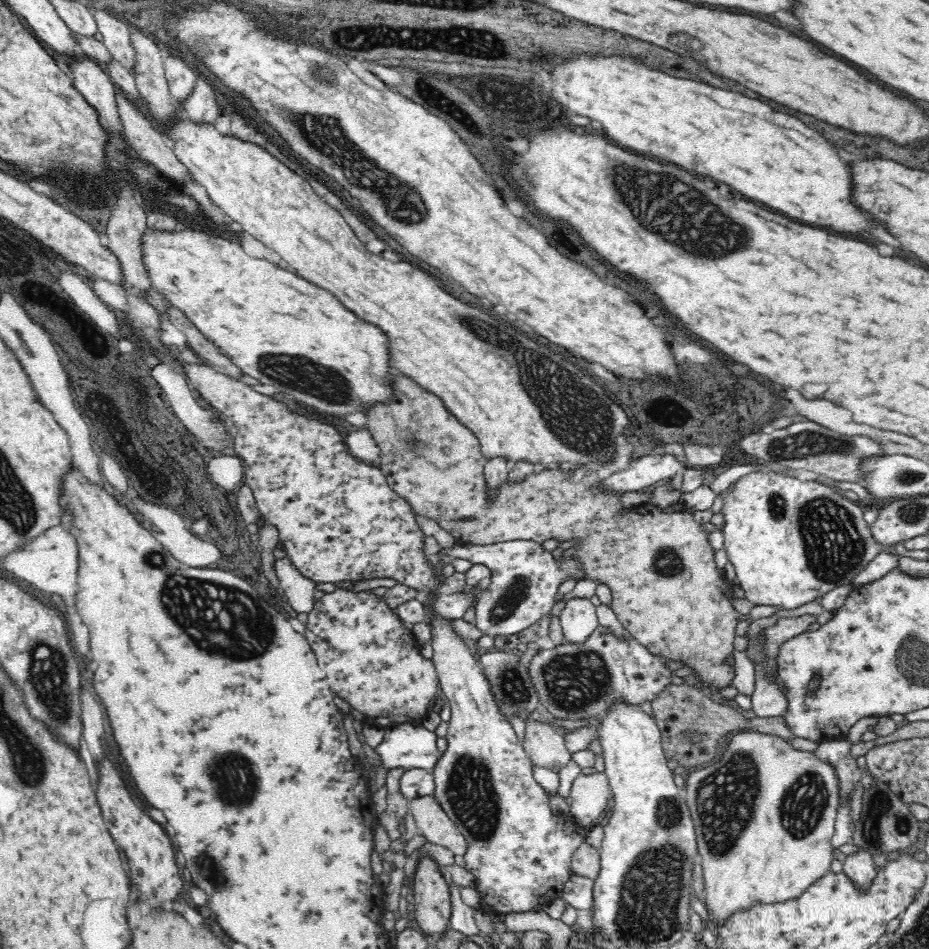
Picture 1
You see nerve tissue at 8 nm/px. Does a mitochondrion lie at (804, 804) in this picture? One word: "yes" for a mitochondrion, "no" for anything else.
yes

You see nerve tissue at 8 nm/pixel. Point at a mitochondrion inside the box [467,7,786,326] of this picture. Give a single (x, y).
(643, 193)

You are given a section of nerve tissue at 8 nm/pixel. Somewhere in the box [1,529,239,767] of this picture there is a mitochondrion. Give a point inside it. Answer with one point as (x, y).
(52, 675)

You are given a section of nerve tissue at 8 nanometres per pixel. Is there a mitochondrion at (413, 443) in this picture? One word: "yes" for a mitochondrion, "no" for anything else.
yes

